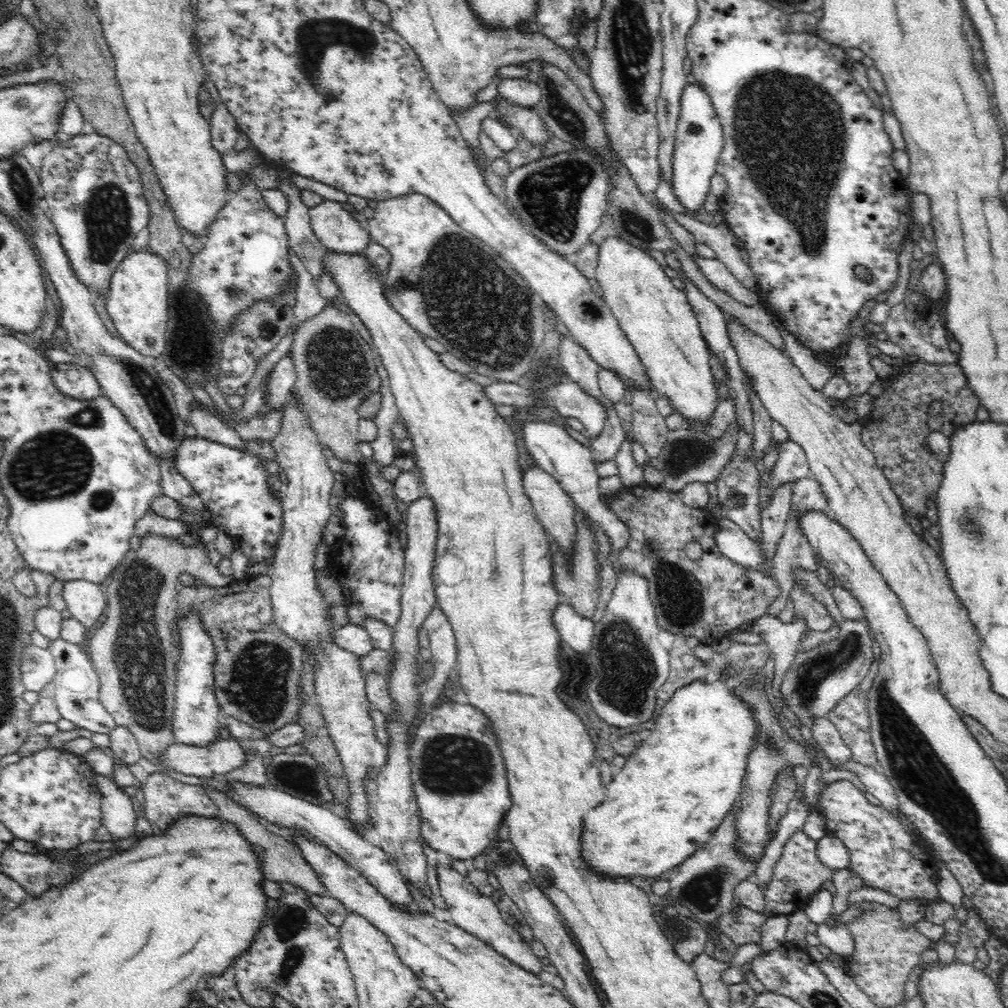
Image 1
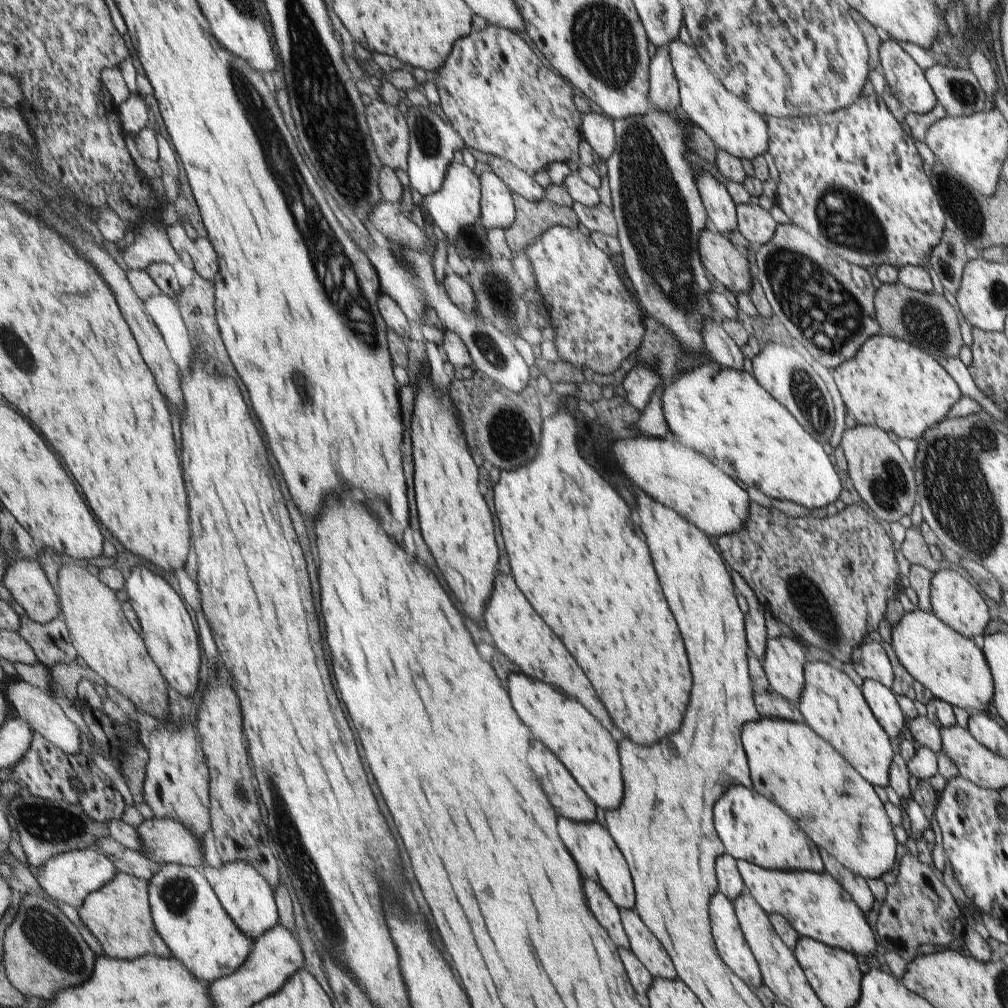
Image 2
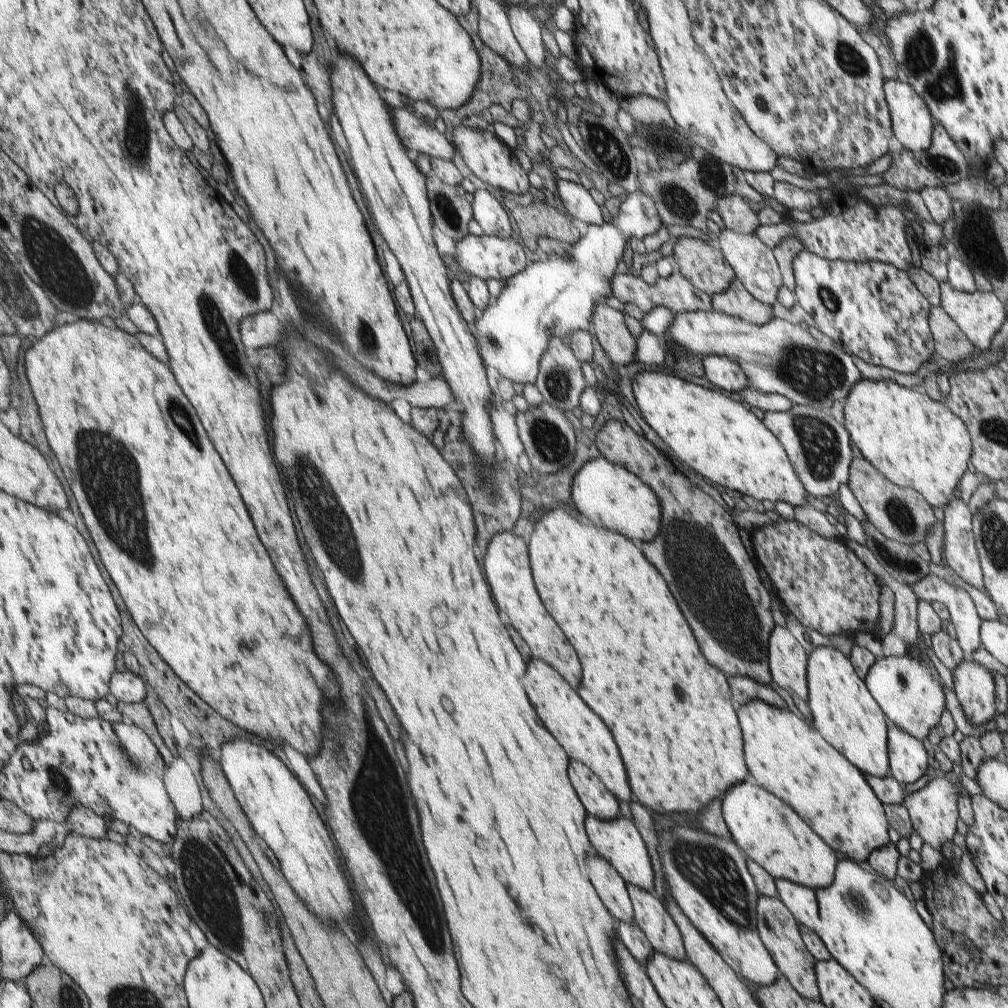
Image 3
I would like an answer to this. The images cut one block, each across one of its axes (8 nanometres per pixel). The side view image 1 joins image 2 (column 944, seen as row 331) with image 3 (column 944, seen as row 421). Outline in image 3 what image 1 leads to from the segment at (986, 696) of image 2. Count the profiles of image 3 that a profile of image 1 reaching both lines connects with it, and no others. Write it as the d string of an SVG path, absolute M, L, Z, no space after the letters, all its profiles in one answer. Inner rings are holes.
M921 636L917 641L921 650L919 660L911 658L909 653L897 658L878 657L869 667L865 683L883 716L887 716L889 724L895 724L899 730L907 731L907 734L914 735L921 741L927 738L925 732L939 722L946 700L943 700L943 688L939 684L940 680L937 680L937 672L923 650L924 642Z

